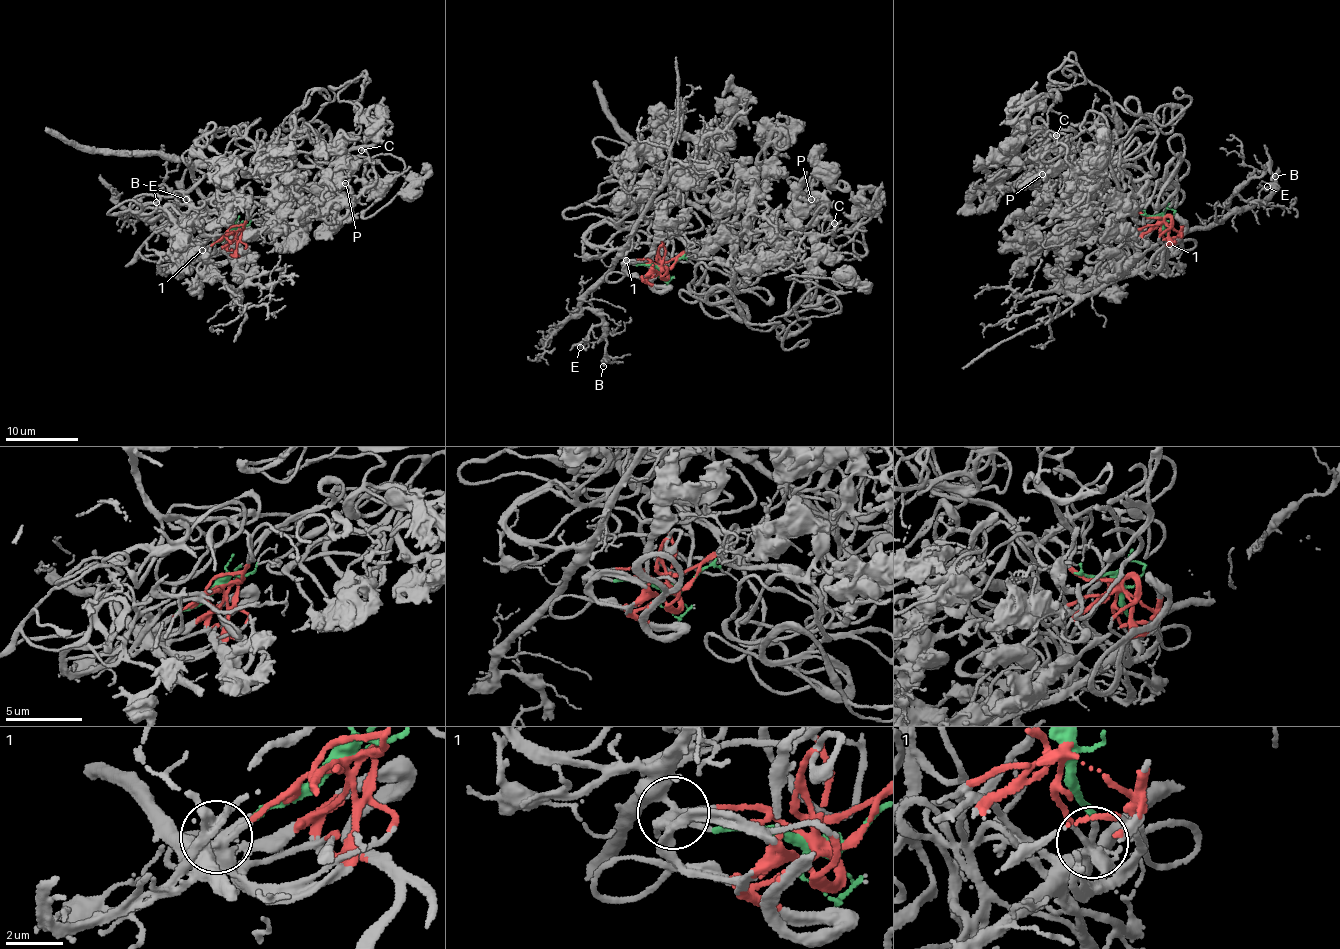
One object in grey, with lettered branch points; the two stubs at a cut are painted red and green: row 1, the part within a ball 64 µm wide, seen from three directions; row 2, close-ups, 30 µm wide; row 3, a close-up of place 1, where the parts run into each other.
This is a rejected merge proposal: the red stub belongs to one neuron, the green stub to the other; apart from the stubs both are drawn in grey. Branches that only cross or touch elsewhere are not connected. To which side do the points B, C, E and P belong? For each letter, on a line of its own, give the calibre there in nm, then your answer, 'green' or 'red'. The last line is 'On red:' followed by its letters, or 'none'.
B: calibre 200 nm; green
C: calibre 200 nm; red
E: calibre 110 nm; green
P: calibre 120 nm; red
On red: C, P

